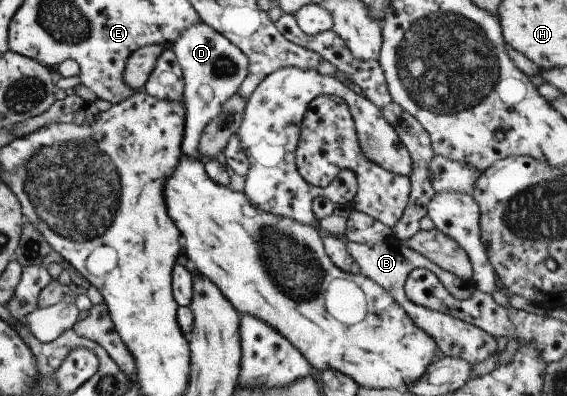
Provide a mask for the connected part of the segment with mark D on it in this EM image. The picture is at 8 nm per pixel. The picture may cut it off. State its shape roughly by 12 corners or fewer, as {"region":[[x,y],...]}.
{"region":[[201,21],[170,48],[186,112],[181,153],[238,91],[248,61]]}

